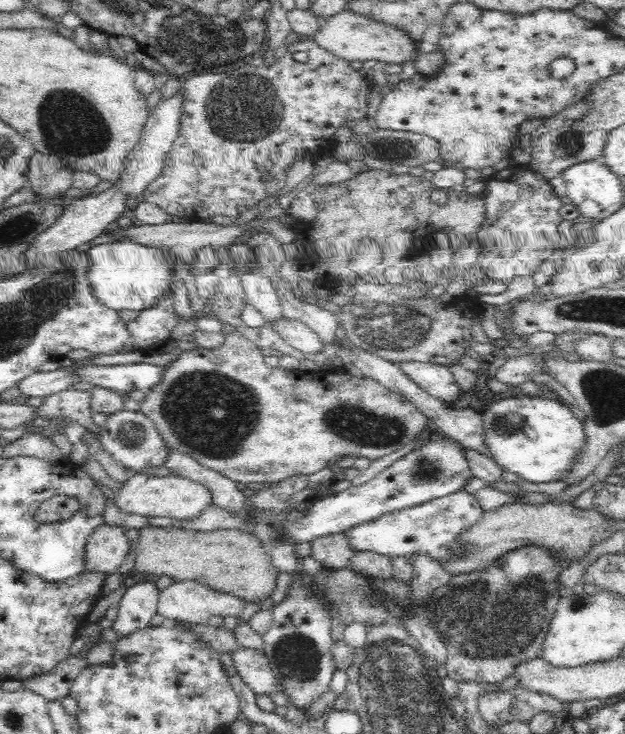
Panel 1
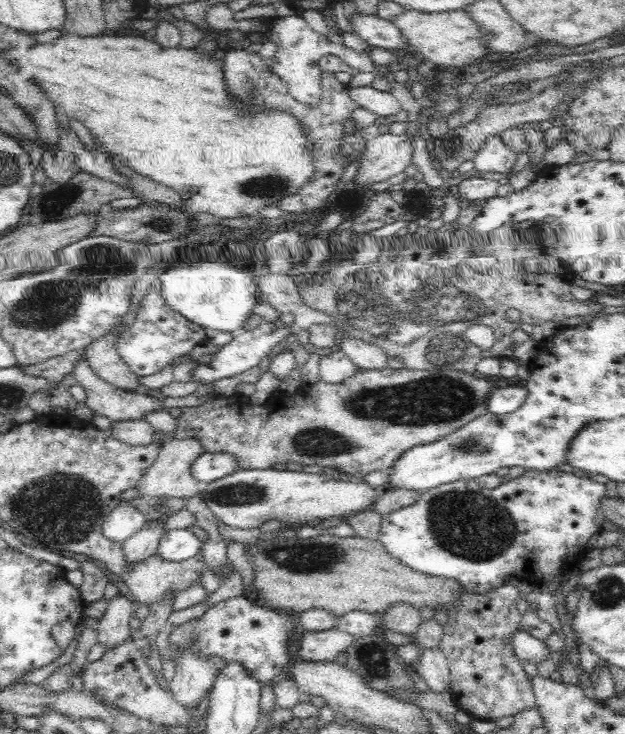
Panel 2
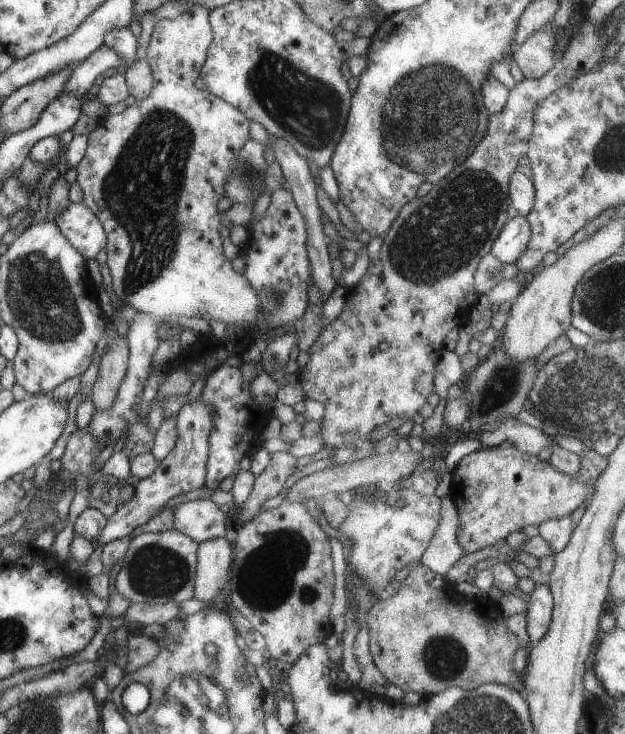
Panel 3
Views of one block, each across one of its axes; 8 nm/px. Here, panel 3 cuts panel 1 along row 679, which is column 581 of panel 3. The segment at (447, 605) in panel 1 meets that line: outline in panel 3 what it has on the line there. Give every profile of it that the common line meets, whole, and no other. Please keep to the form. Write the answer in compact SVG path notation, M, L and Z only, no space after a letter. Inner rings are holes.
M515 446L508 448L489 447L479 448L463 456L450 473L450 487L447 496L455 504L457 511L456 539L464 554L473 554L483 547L501 542L508 534L521 531L525 526L539 526L547 519L561 518L571 514L581 504L588 504L597 476L607 465L605 456L585 449L579 455L579 472L573 476L565 476L557 472L548 462L539 460L517 450Z

